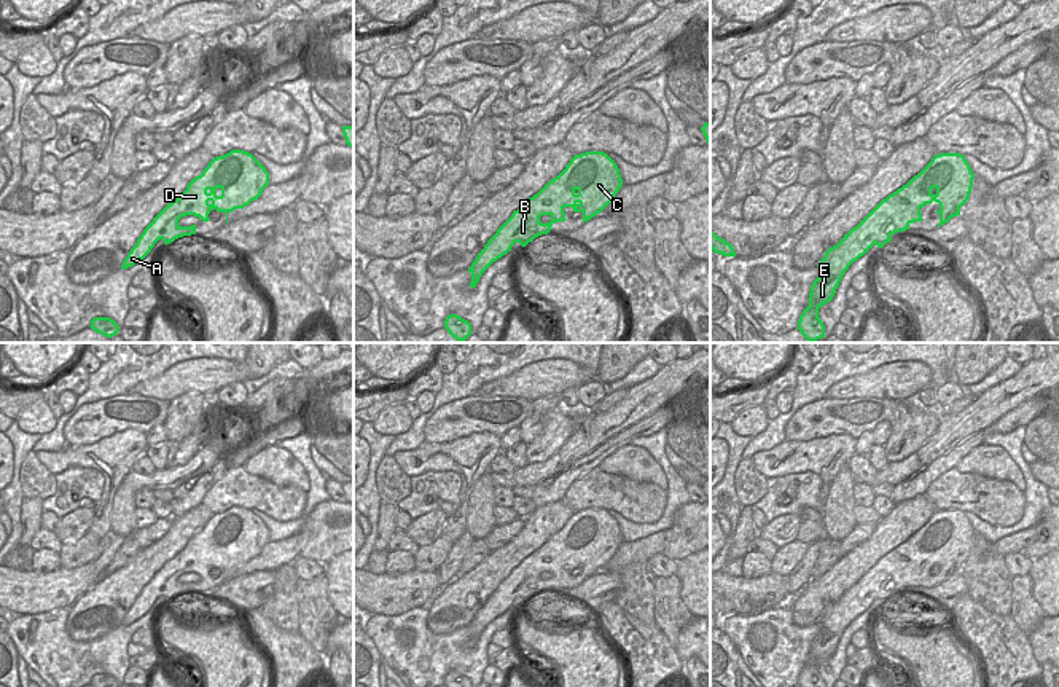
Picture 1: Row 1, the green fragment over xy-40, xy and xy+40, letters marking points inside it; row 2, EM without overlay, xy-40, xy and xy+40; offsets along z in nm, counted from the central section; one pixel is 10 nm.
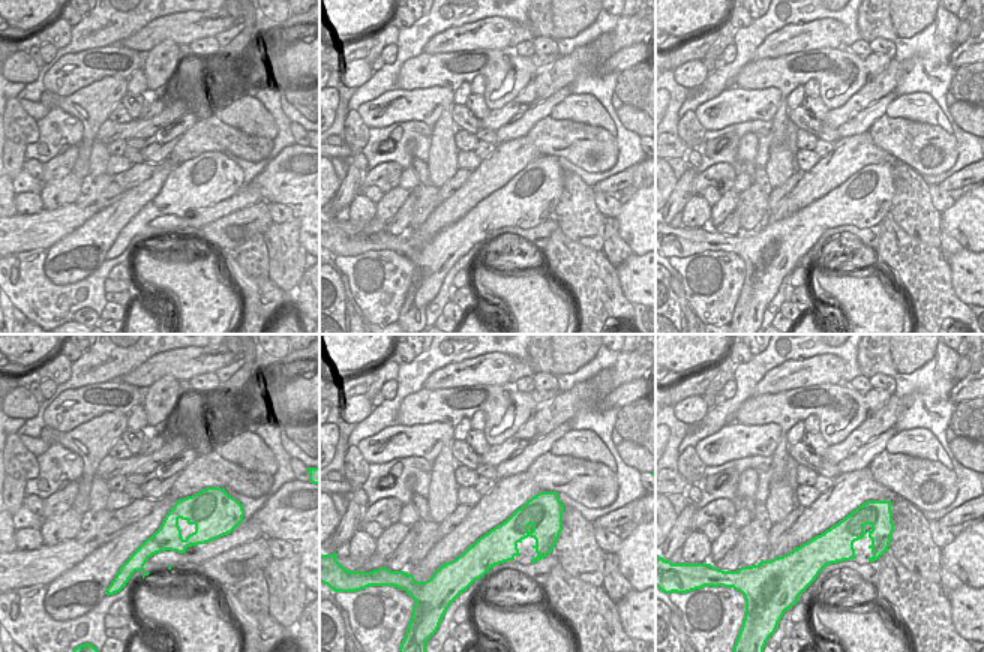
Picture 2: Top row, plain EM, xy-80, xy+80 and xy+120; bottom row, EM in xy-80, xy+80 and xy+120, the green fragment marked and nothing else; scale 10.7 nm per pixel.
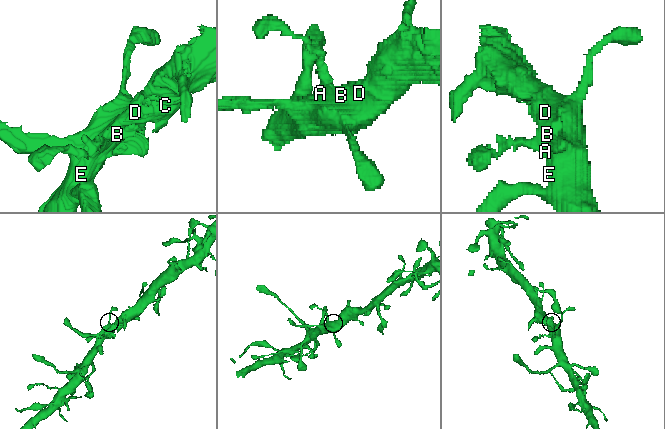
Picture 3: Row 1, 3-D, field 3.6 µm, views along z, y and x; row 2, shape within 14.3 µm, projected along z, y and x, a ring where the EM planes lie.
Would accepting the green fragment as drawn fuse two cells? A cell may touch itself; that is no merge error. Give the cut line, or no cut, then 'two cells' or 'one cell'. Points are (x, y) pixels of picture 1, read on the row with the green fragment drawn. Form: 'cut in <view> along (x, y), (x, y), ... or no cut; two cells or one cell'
no cut; one cell

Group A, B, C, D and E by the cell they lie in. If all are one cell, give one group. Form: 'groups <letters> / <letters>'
groups A B C D E

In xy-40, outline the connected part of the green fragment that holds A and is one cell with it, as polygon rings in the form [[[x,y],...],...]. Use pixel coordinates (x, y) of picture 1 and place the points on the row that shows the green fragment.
[[[231,150],[213,158],[202,174],[194,177],[186,190],[143,230],[121,268],[127,269],[143,260],[159,239],[167,245],[178,238],[196,234],[196,225],[178,225],[182,217],[194,215],[209,222],[209,214],[215,209],[226,214],[228,223],[229,212],[258,199],[268,185],[269,172],[252,153]]]

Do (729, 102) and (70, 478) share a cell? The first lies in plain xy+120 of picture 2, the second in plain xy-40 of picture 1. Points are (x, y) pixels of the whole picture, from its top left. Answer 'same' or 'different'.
different

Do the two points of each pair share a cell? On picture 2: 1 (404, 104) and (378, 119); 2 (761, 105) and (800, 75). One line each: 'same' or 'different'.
1: same
2: different

